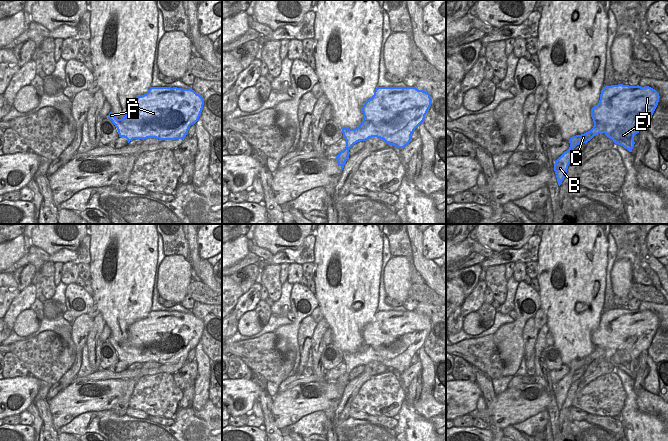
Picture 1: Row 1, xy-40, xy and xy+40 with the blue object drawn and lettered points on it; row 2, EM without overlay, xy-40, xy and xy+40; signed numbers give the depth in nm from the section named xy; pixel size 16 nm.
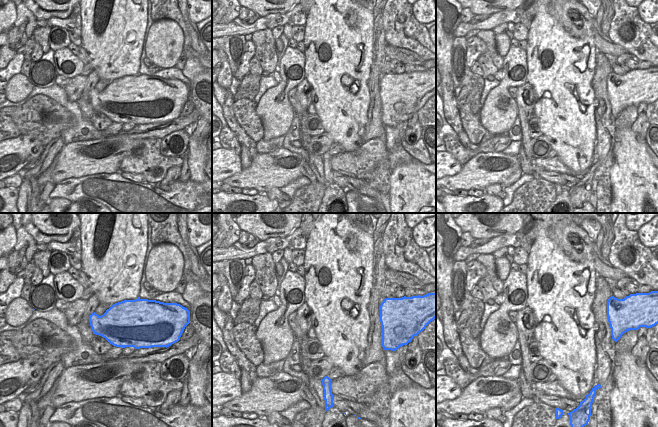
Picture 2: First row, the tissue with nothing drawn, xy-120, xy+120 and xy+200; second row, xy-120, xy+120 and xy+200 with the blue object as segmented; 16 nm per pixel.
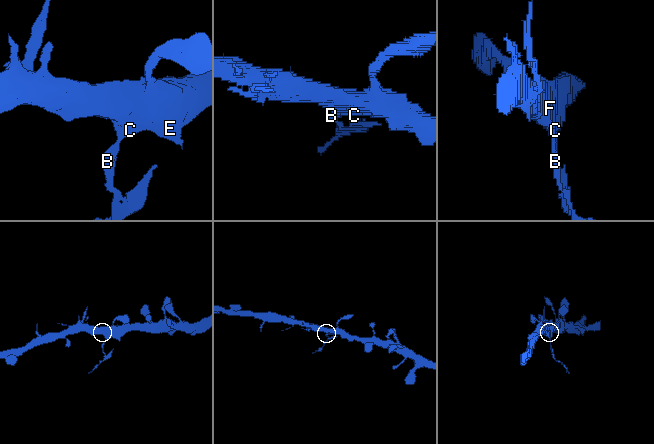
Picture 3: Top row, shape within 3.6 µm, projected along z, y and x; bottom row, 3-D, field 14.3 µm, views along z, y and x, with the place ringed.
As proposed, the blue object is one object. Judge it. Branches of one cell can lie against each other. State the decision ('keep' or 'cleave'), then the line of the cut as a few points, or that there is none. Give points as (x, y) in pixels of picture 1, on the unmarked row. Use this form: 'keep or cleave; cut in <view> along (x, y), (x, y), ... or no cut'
cleave; cut in xy along (345, 372), (348, 375)

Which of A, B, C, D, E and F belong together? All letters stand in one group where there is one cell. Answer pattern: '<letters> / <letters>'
A C D E F / B

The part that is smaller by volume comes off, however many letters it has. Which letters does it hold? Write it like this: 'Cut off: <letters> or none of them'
Cut off: B

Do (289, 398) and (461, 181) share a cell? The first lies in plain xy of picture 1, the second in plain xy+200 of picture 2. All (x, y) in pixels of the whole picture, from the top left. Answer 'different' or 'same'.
same

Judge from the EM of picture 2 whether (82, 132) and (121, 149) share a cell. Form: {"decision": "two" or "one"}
{"decision": "two"}

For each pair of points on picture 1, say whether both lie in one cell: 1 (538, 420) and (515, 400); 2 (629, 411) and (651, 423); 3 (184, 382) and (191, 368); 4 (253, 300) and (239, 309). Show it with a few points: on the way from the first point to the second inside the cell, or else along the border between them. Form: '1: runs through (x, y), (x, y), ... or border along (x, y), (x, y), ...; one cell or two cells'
1: border along (546, 409), (512, 425); two cells
2: border along (657, 417), (637, 411), (622, 423); two cells
3: runs through (184, 379), (189, 371); one cell
4: runs through (250, 301), (242, 306); one cell

